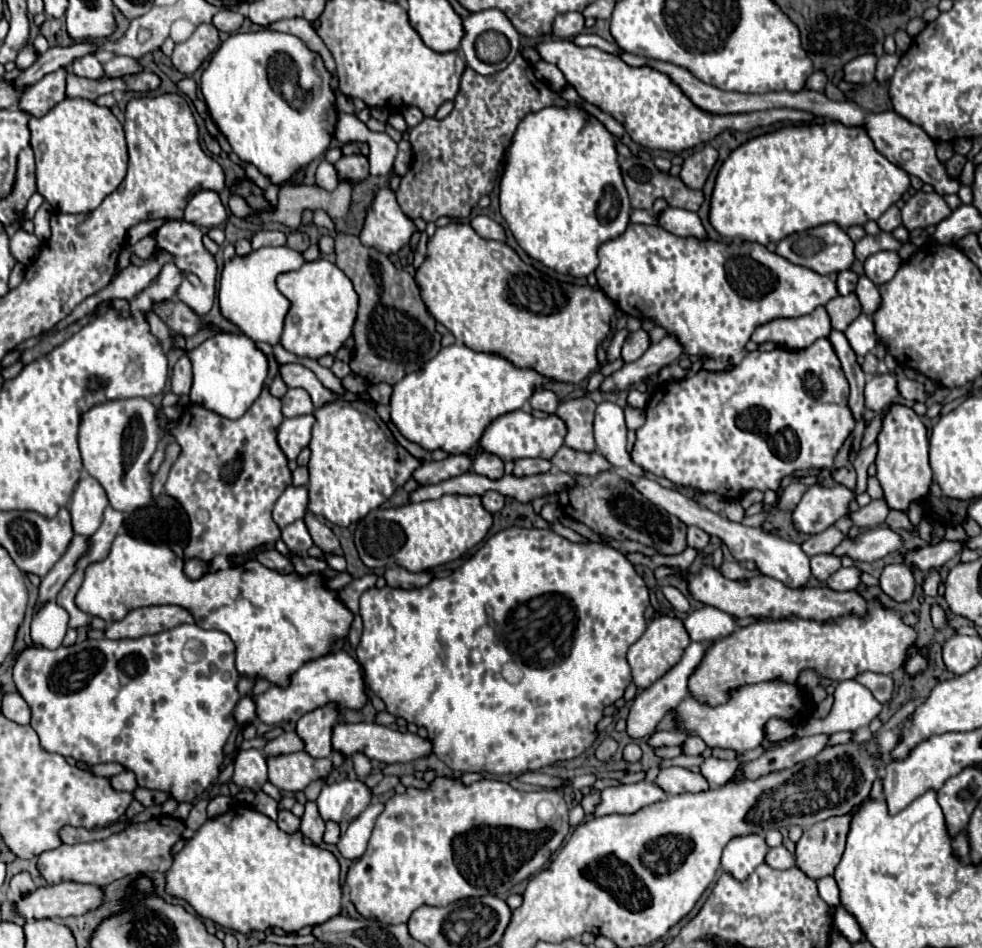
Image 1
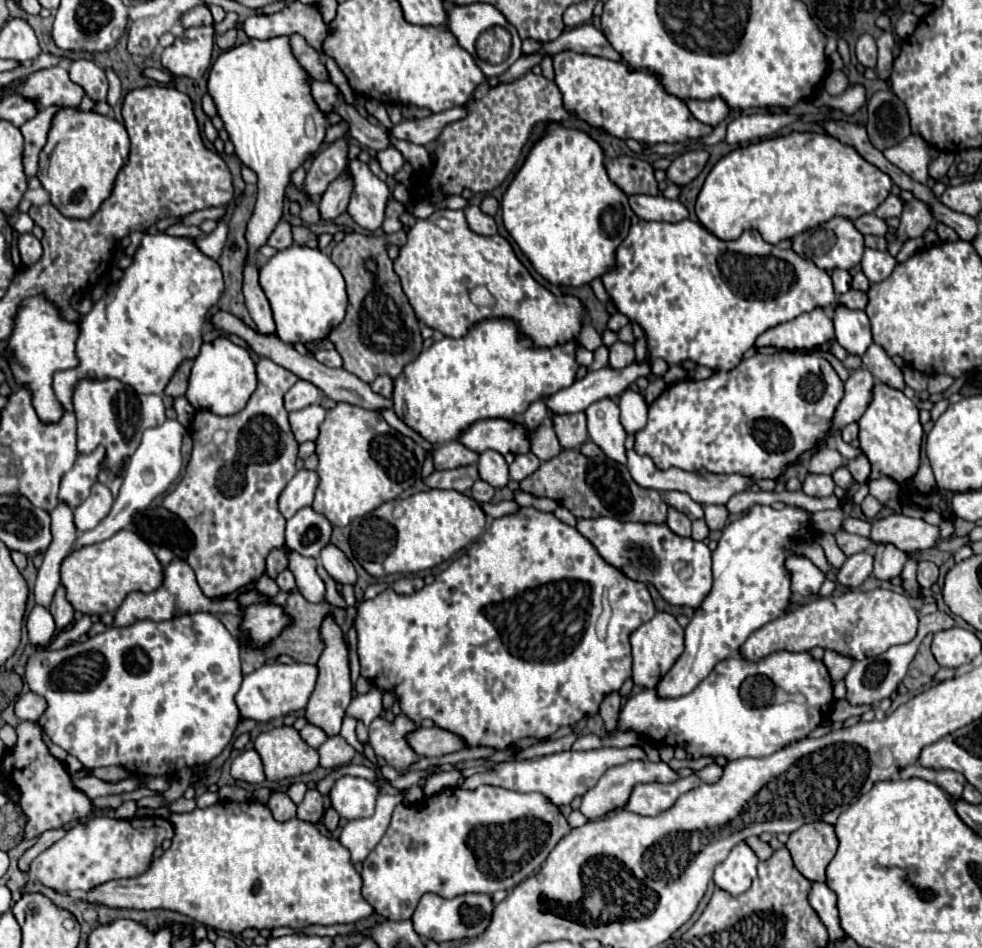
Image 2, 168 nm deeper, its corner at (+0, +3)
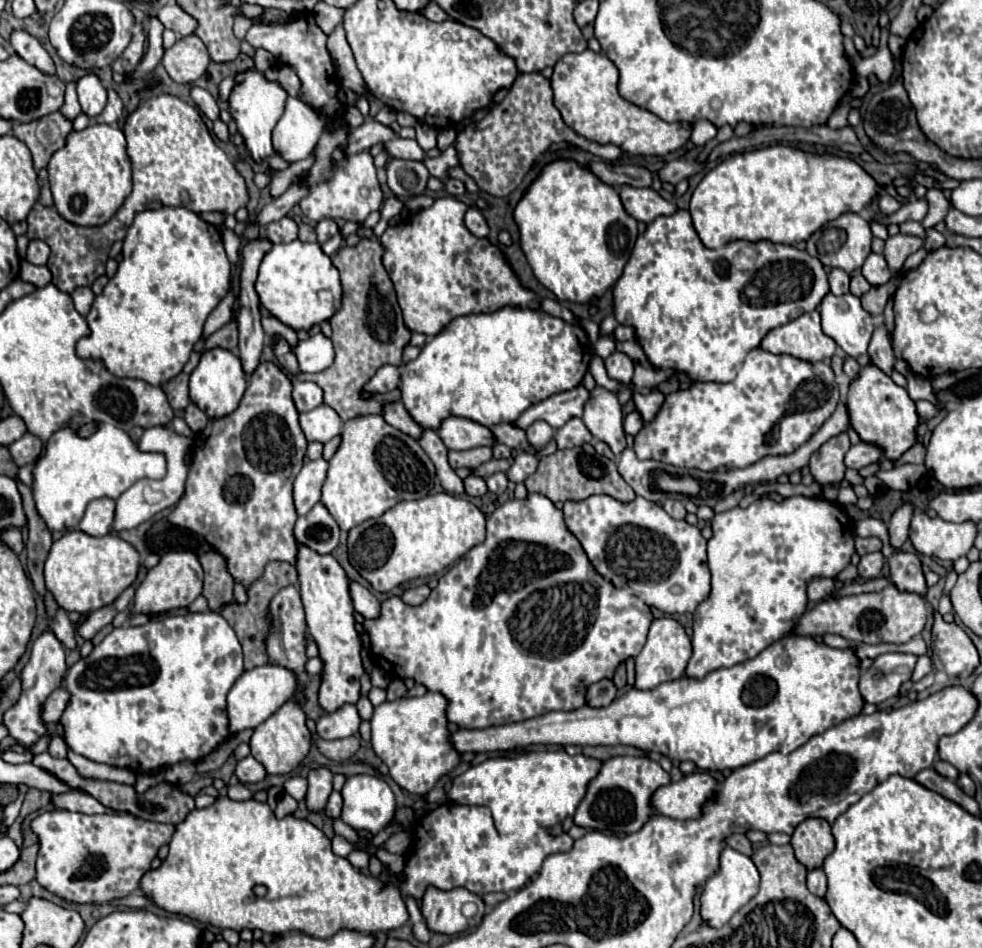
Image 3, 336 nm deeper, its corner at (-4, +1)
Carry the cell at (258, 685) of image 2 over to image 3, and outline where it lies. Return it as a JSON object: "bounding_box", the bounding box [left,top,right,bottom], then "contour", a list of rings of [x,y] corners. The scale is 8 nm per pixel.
{"bounding_box":[226,664,296,734],"contour":[[[272,664],[266,666],[258,666],[250,672],[244,672],[234,686],[228,692],[228,702],[226,702],[226,714],[228,714],[228,730],[230,734],[242,732],[246,728],[256,728],[258,724],[262,724],[268,716],[272,716],[290,696],[294,696],[294,688],[296,688],[296,680],[294,674],[286,668],[278,668]]]}

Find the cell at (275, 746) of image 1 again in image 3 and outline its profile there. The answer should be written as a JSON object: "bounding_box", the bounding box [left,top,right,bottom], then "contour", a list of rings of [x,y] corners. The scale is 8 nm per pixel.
{"bounding_box":[316,704,362,740],"contour":[[[344,704],[336,712],[324,714],[316,724],[316,732],[324,740],[338,740],[338,738],[346,738],[346,736],[356,734],[360,722],[362,720],[360,720],[356,706]]]}

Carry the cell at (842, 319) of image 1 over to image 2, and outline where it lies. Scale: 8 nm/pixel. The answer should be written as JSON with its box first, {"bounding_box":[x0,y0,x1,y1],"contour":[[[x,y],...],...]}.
{"bounding_box":[834,290,868,310],"contour":[[[848,290],[846,294],[842,294],[834,306],[846,306],[850,310],[864,310],[868,302],[868,296],[860,290]]]}

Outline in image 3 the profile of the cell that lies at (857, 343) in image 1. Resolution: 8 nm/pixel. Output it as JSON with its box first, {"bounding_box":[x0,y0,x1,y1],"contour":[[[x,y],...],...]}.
{"bounding_box":[818,294,874,356],"contour":[[[826,294],[818,306],[822,316],[822,332],[830,336],[848,356],[864,356],[874,332],[872,316],[862,308],[854,294]]]}

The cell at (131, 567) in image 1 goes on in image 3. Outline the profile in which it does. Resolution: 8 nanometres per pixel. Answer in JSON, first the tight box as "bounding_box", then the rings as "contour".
{"bounding_box":[44,530,140,614],"contour":[[[70,530],[52,544],[46,556],[44,582],[60,608],[66,612],[86,614],[112,604],[136,580],[138,570],[140,556],[136,548],[116,534],[96,538],[82,530]]]}

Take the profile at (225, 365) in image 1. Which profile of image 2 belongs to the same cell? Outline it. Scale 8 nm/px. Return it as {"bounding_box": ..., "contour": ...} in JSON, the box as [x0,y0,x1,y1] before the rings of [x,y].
{"bounding_box":[186,336,256,416],"contour":[[[224,336],[204,342],[200,354],[194,358],[186,398],[196,410],[210,410],[218,416],[232,416],[244,410],[256,390],[256,364],[246,348],[236,346]]]}

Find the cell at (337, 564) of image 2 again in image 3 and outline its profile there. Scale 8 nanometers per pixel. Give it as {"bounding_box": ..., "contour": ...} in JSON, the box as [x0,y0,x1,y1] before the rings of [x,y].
{"bounding_box":[350,582,380,620],"contour":[[[352,582],[350,584],[350,596],[354,600],[354,610],[366,618],[366,620],[372,620],[372,618],[378,618],[380,616],[380,602],[374,594],[370,594],[364,586]]]}

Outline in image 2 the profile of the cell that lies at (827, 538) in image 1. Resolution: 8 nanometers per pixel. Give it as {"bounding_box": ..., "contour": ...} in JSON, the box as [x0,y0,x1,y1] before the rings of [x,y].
{"bounding_box":[836,530,872,556],"contour":[[[838,530],[836,532],[836,544],[846,556],[852,556],[856,552],[864,552],[872,542],[870,542],[870,538],[862,538],[862,536],[850,534],[846,530]]]}

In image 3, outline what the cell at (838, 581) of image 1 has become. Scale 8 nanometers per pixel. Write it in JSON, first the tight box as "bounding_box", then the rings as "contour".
{"bounding_box":[858,552,884,580],"contour":[[[872,552],[872,554],[866,554],[860,558],[860,564],[858,564],[858,574],[860,578],[864,580],[870,580],[870,578],[876,578],[880,574],[884,566],[884,556],[882,552]]]}

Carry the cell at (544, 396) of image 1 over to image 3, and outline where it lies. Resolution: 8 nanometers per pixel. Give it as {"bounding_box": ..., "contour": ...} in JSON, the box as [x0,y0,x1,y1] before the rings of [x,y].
{"bounding_box":[526,420,554,448],"contour":[[[536,420],[534,424],[530,424],[530,428],[526,428],[526,438],[534,448],[548,444],[552,440],[552,436],[554,436],[554,430],[544,420]]]}

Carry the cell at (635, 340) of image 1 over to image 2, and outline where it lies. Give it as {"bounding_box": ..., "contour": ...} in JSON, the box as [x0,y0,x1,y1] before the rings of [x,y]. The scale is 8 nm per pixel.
{"bounding_box":[610,342,634,368],"contour":[[[616,342],[610,346],[610,366],[614,368],[626,368],[630,362],[634,362],[634,344],[626,344],[626,342]]]}

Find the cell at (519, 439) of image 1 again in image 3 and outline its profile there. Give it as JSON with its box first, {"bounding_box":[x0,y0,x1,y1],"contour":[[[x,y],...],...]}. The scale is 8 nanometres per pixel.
{"bounding_box":[436,418,494,450],"contour":[[[444,418],[436,430],[440,440],[448,450],[468,450],[476,446],[494,446],[490,440],[490,430],[482,424],[474,424],[466,418]]]}

